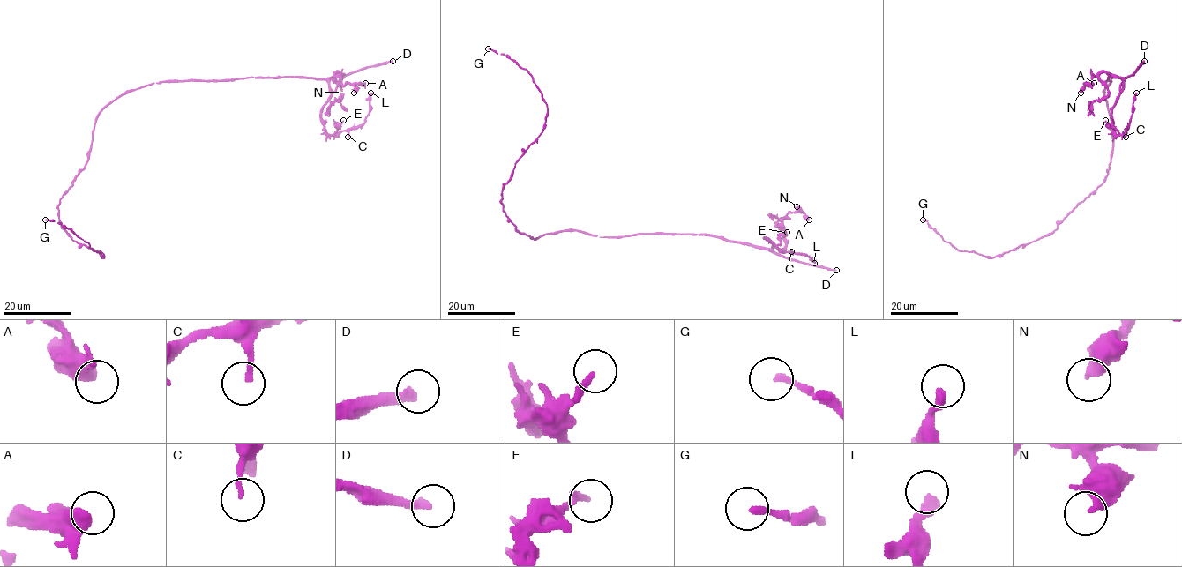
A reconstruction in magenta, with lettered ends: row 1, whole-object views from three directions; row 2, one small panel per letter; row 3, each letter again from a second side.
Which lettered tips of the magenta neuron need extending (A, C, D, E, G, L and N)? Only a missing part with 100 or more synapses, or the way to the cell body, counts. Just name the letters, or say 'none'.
D

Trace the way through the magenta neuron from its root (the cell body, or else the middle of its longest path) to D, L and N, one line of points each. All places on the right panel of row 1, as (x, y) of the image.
D: (1107, 102), (1103, 90), (1110, 83), (1107, 77), (1124, 78), (1132, 74), (1144, 61)
L: (1107, 102), (1107, 77), (1118, 77), (1123, 81), (1111, 124), (1122, 135), (1130, 122), (1136, 93)
N: (1107, 102), (1107, 77), (1123, 80), (1120, 92), (1119, 77), (1100, 71), (1081, 93)

